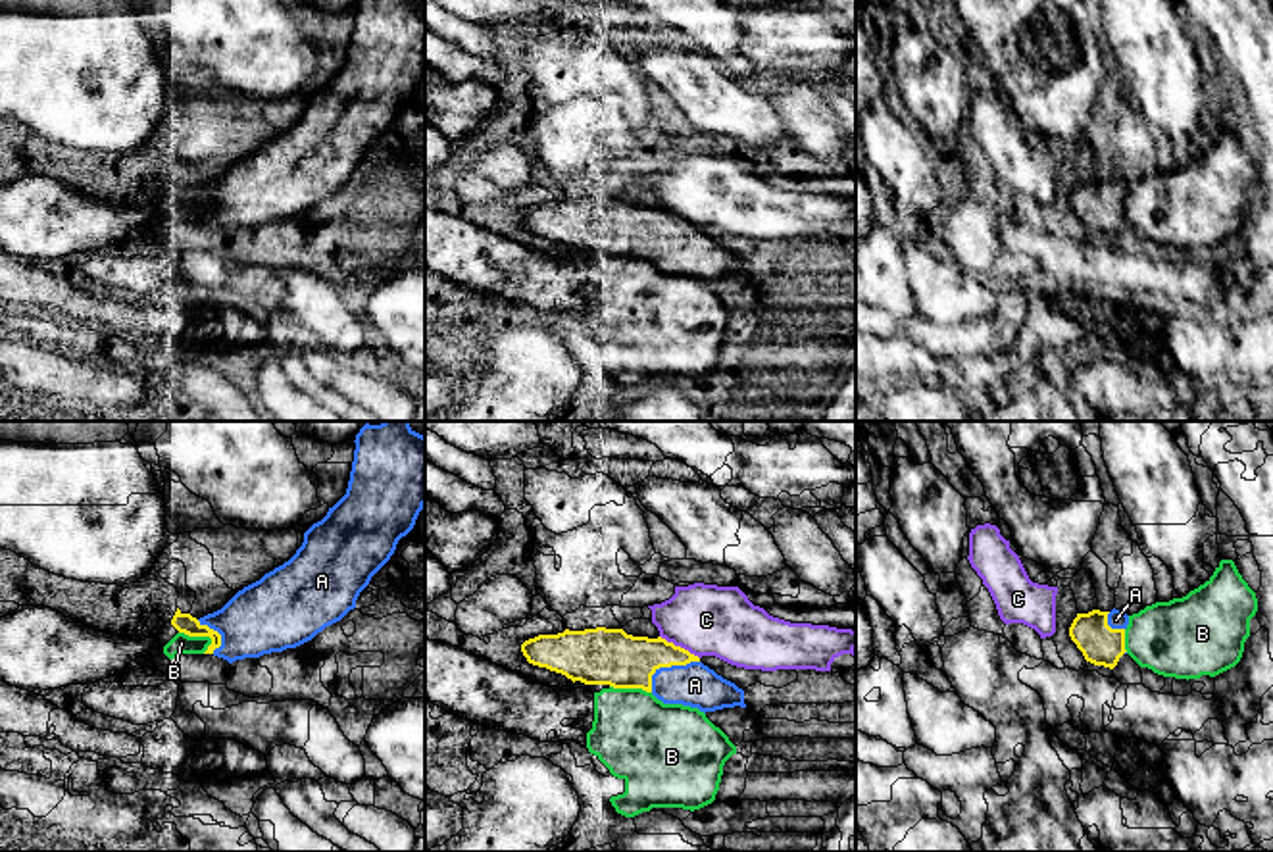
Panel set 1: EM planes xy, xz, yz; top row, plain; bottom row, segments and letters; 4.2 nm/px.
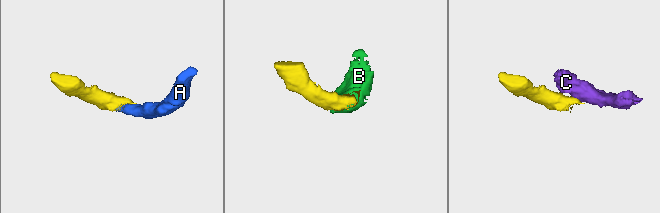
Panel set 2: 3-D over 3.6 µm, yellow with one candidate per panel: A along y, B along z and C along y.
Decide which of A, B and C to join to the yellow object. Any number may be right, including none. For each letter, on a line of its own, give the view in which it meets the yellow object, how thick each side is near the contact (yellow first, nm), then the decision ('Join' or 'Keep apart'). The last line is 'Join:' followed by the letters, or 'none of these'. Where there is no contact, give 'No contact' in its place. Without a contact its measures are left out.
A: Touches yellow in xz. Thickness 240 nm (yellow) against 180 nm. Join
B: Touches yellow in xy. Thickness 80 nm (yellow) against 90 nm. Keep apart
C: Touches yellow in xz. Thickness 220 nm (yellow) against 300 nm. Keep apart
Join: A

